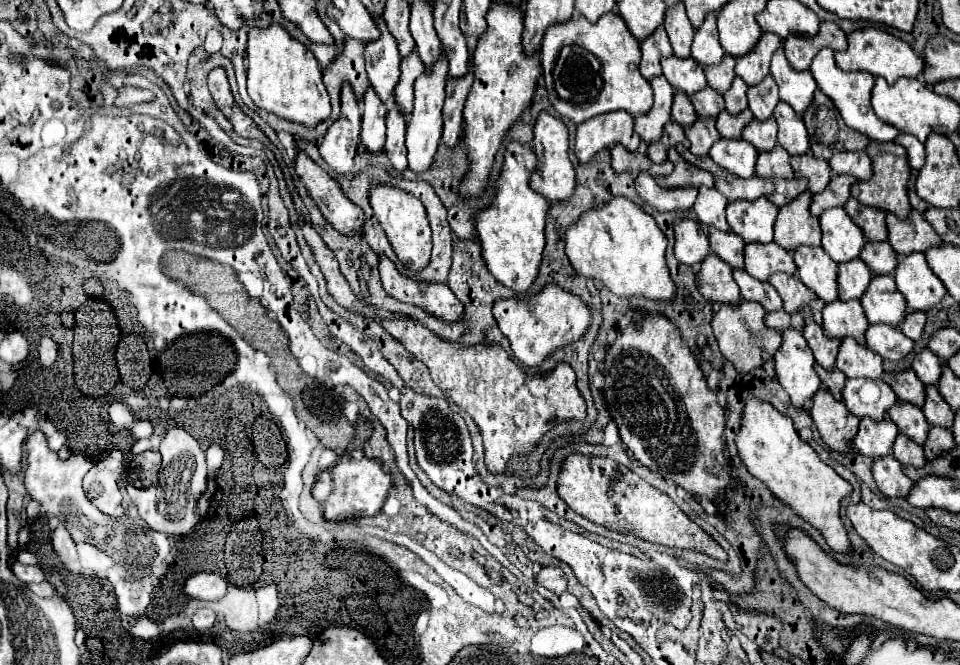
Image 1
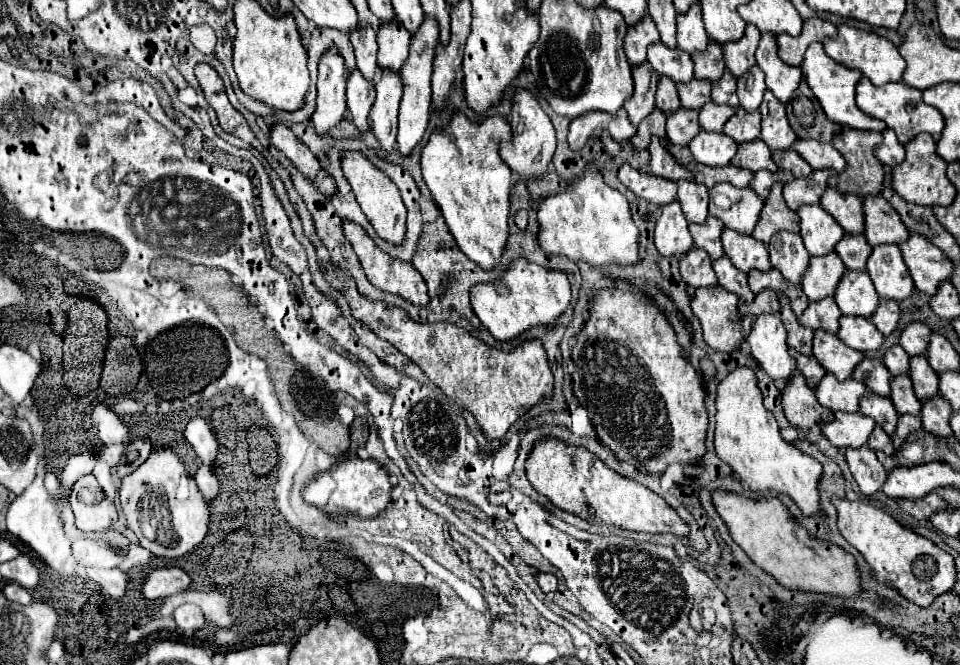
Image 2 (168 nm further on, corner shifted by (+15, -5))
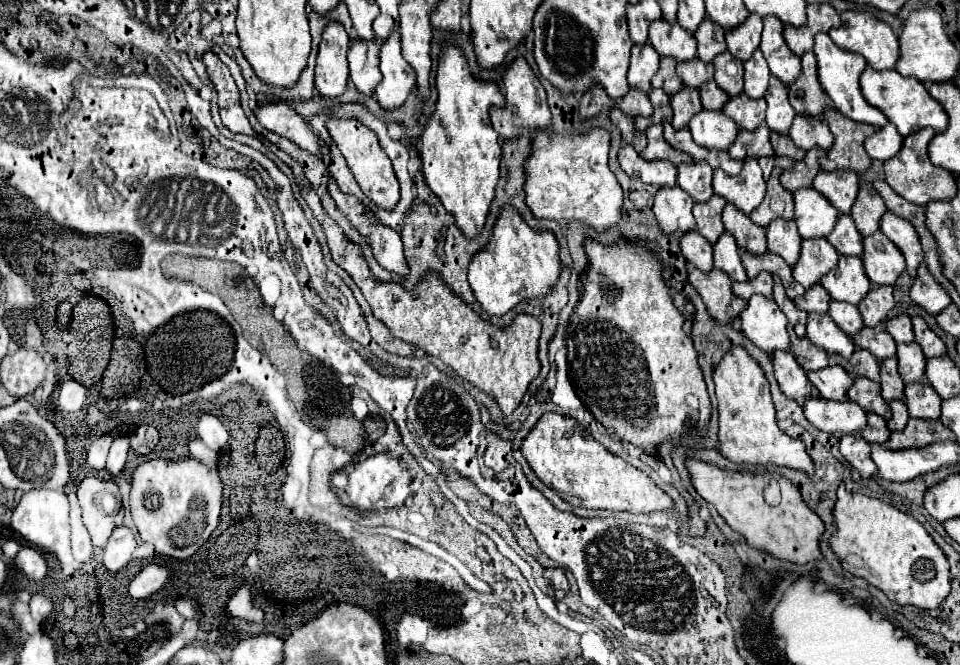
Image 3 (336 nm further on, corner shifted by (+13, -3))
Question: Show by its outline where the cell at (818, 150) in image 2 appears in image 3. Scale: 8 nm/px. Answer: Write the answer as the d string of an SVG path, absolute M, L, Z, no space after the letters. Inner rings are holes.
M797 115L793 119L789 135L791 135L793 143L799 145L805 151L809 151L815 145L819 145L821 149L827 151L833 145L833 135L831 135L827 123L821 121L821 119L811 119L811 117Z

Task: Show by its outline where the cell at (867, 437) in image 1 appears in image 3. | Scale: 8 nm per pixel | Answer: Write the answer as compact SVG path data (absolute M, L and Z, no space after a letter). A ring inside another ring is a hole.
M809 397L803 403L805 419L819 431L839 437L841 433L859 433L867 423L863 407L851 399L829 401L823 397Z

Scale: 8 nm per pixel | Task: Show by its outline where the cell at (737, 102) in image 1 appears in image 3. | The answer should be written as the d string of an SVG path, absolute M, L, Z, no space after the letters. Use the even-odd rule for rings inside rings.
M729 51L719 53L715 59L715 83L727 93L727 95L739 95L743 93L743 61L735 59Z

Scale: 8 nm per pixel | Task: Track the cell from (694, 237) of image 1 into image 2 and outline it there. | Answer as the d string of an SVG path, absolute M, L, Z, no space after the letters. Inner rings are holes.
M677 201L661 207L655 227L655 247L663 257L683 257L693 247L685 215Z

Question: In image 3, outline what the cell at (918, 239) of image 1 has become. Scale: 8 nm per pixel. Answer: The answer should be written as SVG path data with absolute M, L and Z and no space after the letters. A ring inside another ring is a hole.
M859 183L859 193L851 207L851 217L863 237L869 237L879 229L879 217L883 217L885 209L887 207L883 205L883 197L875 193L875 187L871 183Z

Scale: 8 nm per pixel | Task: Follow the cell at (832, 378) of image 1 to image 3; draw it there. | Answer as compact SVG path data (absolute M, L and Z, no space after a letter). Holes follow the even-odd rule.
M789 325L789 335L791 335L791 351L797 359L797 363L805 369L805 371L817 371L829 365L829 357L823 349L819 349L817 345L813 345L807 337L797 337L795 331Z

